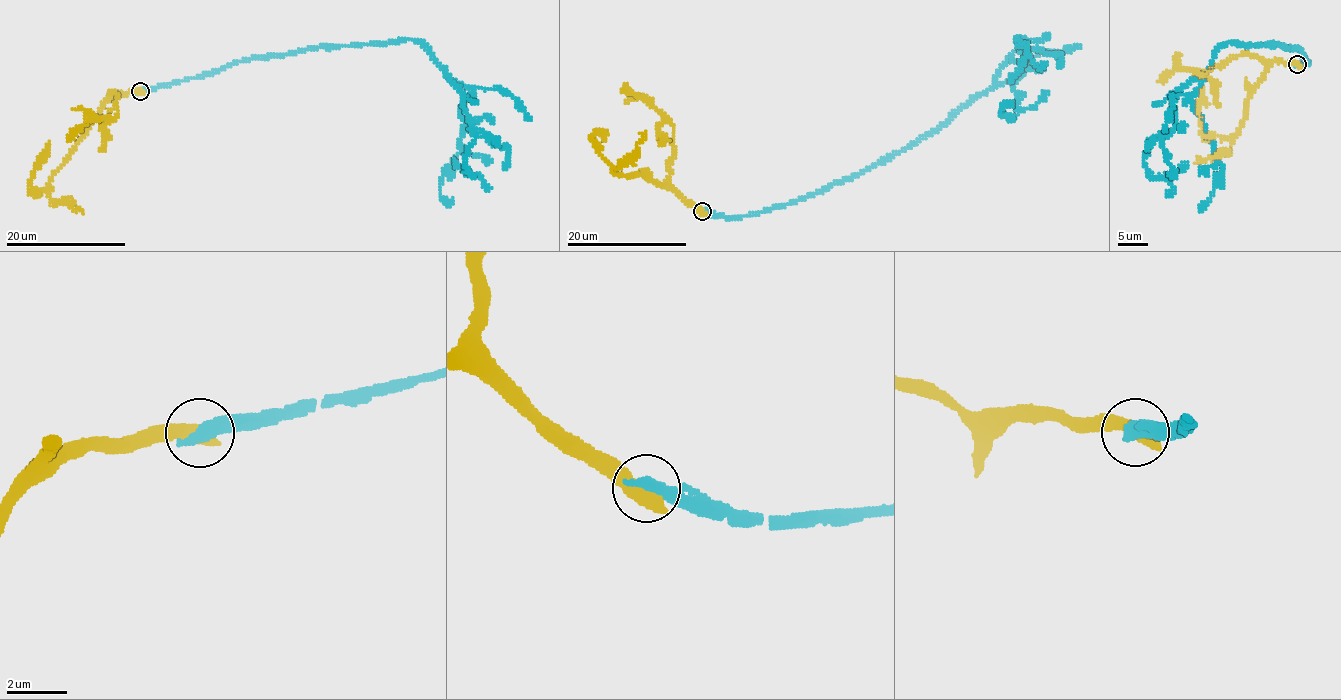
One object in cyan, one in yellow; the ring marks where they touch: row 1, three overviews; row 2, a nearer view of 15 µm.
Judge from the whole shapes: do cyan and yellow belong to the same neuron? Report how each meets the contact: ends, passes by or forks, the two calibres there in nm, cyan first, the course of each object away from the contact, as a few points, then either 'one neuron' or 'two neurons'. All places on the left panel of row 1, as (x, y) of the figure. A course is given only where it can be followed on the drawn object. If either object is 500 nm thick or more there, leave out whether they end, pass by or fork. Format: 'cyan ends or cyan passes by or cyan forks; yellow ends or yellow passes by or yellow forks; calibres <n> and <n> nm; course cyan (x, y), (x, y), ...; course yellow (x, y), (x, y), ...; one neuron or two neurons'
calibres 550 and 650 nm; course cyan (140, 90), (264, 57), (419, 41), (462, 95), (475, 134), (467, 162), (472, 174), (455, 157); course yellow (140, 90), (113, 94), (46, 188), (33, 191), (33, 169), (48, 141); two neurons

